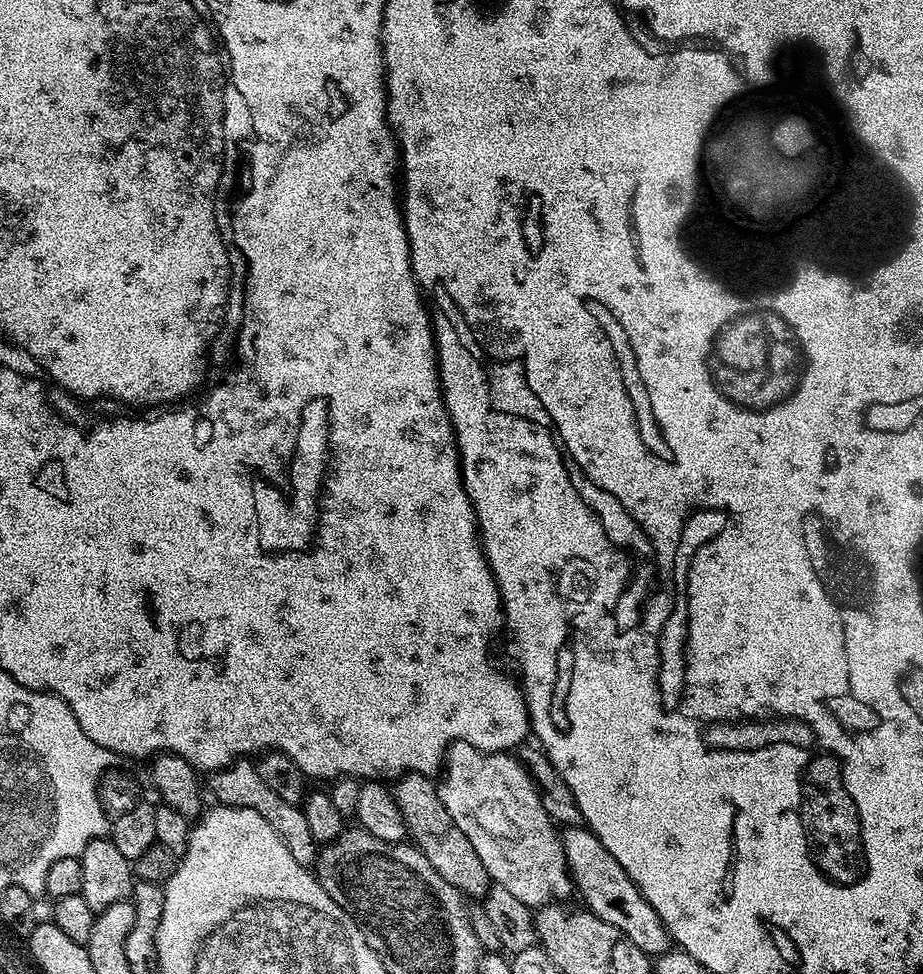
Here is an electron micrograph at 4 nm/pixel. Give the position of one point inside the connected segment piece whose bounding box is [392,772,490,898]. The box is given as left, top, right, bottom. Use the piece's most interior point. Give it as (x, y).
(427, 824)

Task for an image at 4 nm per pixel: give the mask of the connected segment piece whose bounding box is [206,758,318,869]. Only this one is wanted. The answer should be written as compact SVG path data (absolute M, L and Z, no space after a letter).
M241 758L236 763L228 765L227 768L220 768L217 772L211 773L207 780L207 791L208 788L212 791L212 796L216 799L213 801L217 805L258 810L258 814L262 814L262 818L266 818L266 822L270 822L270 826L274 826L278 838L282 838L282 842L286 842L286 850L290 850L290 854L294 854L294 859L302 867L311 869L315 865L318 845L310 834L310 826L304 817L303 807L300 804L291 804L278 798L278 794L274 794L274 790L270 790L270 786L266 786L266 782L262 782L262 777L258 775L256 765L251 759Z

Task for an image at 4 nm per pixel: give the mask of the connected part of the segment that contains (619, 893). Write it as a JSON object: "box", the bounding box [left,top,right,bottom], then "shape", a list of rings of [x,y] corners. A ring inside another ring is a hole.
{"box":[561,825,670,957],"shape":[[[583,825],[564,828],[561,833],[564,857],[572,876],[573,887],[582,896],[587,911],[608,922],[649,957],[669,951],[670,937],[658,914],[638,890],[636,883],[622,870],[614,854],[599,842],[597,836]]]}

